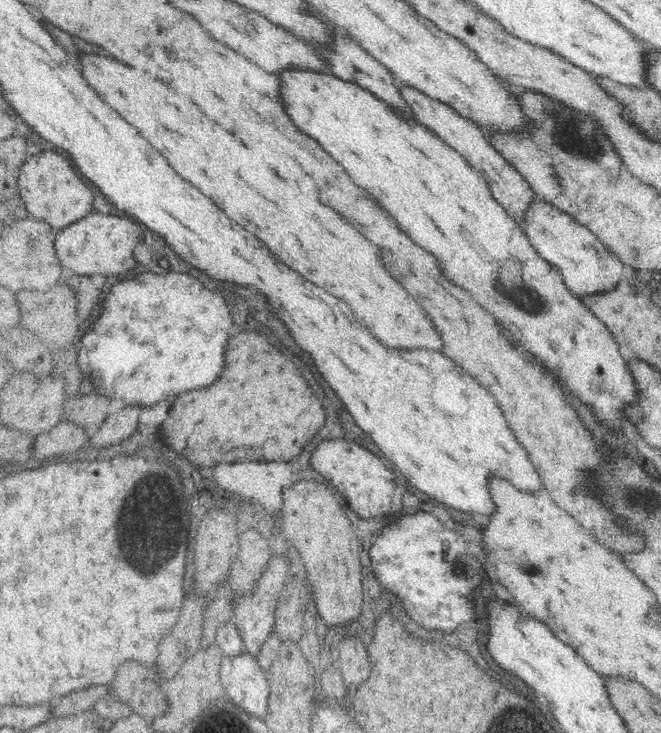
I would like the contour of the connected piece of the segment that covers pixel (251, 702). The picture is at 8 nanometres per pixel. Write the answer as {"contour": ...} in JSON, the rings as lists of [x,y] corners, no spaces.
{"contour":[[[240,654],[222,660],[220,680],[226,688],[228,698],[246,710],[252,716],[266,716],[266,700],[268,700],[268,682],[264,678],[266,672],[258,666],[254,656]]]}

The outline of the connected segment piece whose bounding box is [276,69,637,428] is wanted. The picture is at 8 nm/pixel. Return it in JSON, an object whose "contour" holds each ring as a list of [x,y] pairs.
{"contour":[[[286,69],[276,75],[284,112],[294,126],[334,156],[350,178],[370,192],[418,246],[432,252],[448,280],[468,290],[510,334],[518,334],[552,372],[562,372],[558,376],[568,378],[568,390],[592,406],[598,418],[612,428],[627,420],[624,410],[636,402],[637,392],[627,362],[618,352],[619,344],[608,327],[566,286],[560,271],[536,252],[523,227],[494,200],[487,182],[461,154],[415,118],[406,118],[400,110],[352,82],[306,69]]]}

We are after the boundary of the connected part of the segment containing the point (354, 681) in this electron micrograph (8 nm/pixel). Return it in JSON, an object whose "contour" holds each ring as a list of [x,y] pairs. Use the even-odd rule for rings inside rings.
{"contour":[[[346,638],[340,642],[340,672],[346,686],[358,686],[368,678],[370,662],[360,640]]]}

